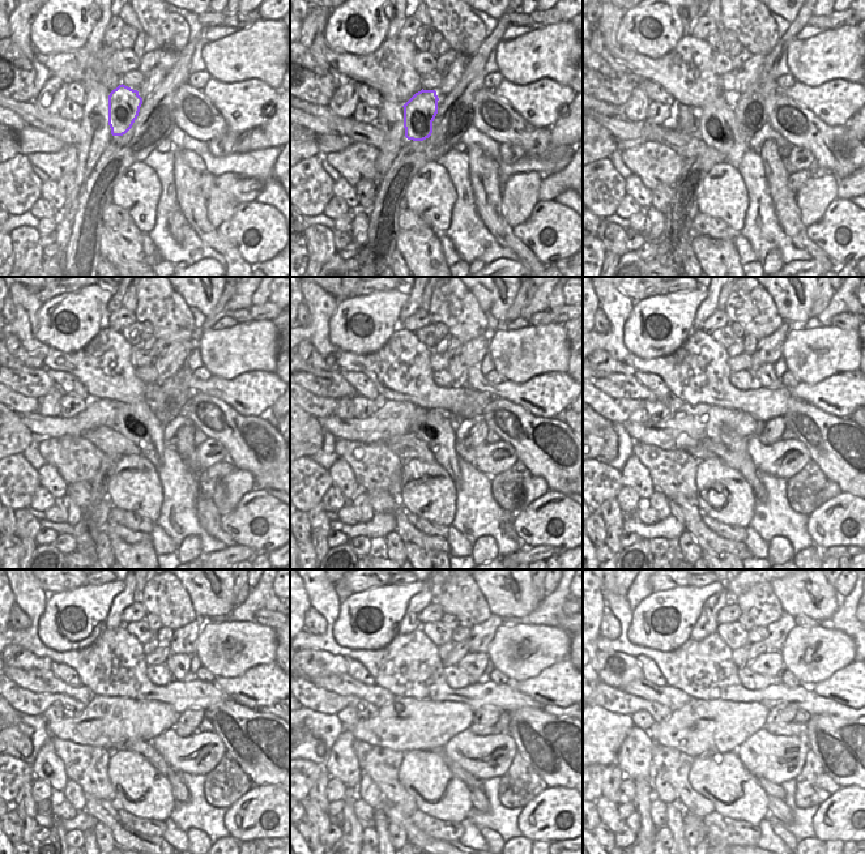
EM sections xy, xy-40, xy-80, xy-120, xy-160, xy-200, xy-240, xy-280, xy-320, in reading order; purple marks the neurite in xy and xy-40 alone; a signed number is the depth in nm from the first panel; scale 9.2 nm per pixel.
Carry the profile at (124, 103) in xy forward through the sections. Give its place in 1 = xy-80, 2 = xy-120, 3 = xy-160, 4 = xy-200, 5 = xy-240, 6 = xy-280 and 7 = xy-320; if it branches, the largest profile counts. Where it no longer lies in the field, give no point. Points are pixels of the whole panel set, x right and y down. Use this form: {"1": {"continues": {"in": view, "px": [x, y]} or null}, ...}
{"1": {"continues": {"in": "xy-80", "px": [716, 124]}}, "2": {"continues": {"in": "xy-120", "px": [137, 431]}}, "3": {"continues": {"in": "xy-160", "px": [433, 439]}}, "4": {"continues": {"in": "xy-200", "px": [731, 451]}}, "5": {"continues": {"in": "xy-240", "px": [145, 748]}}, "6": {"continues": {"in": "xy-280", "px": [473, 782]}}, "7": {"continues": {"in": "xy-320", "px": [771, 789]}}}

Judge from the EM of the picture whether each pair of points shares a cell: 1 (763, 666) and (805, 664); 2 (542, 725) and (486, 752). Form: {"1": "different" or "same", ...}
{"1": "different", "2": "different"}

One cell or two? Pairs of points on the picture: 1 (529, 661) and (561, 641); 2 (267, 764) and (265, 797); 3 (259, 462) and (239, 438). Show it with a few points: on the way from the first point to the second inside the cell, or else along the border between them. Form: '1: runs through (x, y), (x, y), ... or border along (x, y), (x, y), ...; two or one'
1: runs through (537, 653), (544, 647), (553, 644); one
2: border along (254, 784), (272, 784), (276, 788); two
3: runs through (255, 456), (246, 444); one

